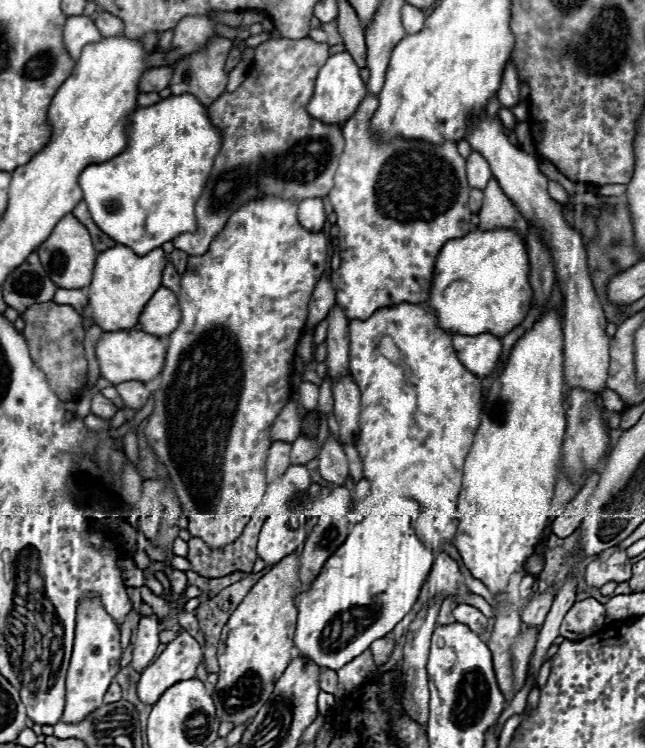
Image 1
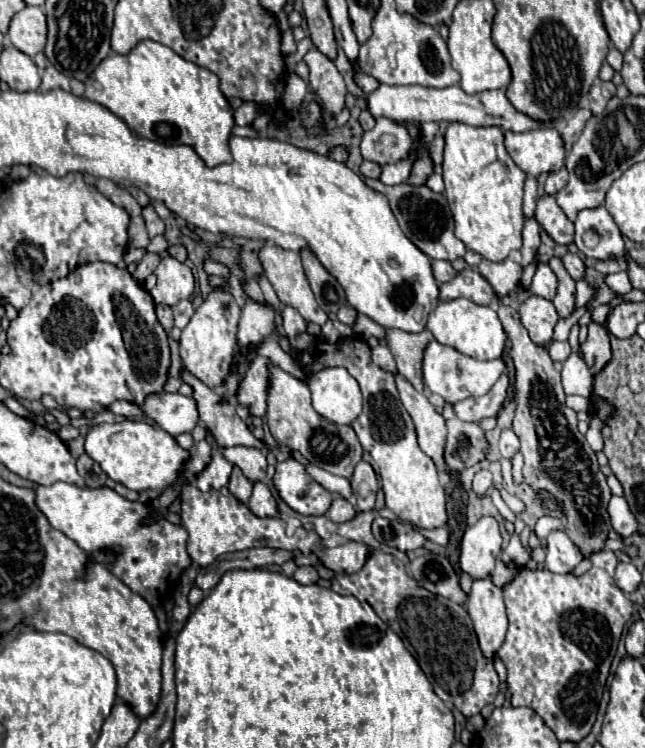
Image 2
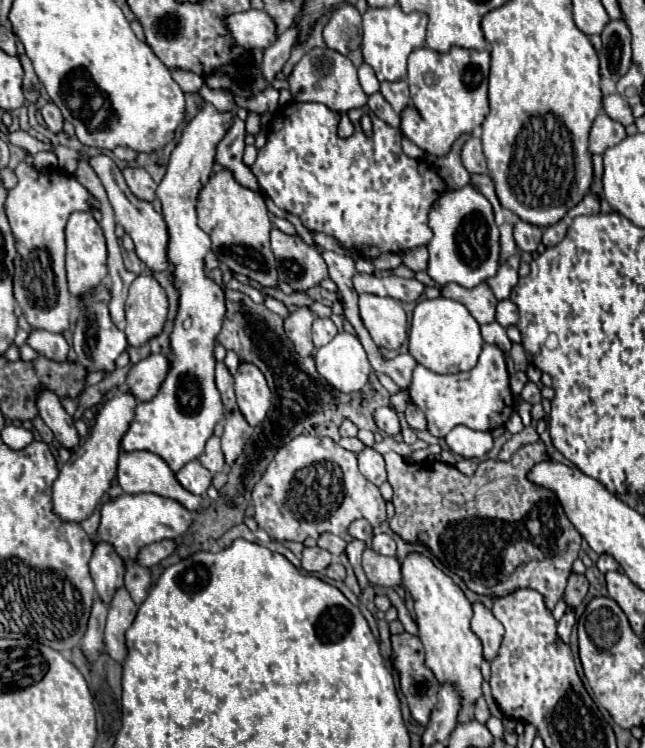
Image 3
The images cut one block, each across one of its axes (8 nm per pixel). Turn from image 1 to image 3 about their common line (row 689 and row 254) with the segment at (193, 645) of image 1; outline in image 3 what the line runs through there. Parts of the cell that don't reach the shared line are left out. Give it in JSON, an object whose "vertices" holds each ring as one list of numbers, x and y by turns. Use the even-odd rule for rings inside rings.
{"vertices":[[94,156,90,158,90,166,94,168,94,172,98,174,98,178,102,180,102,186,106,188,106,194,108,194,108,200,114,208,114,216,116,216,116,222,124,226,126,234,134,240,136,244,136,254,138,258,152,270,152,272,172,272,172,264,168,260,168,230,166,230,166,224,164,224,164,218,162,214,158,214,152,204,148,202,142,202,138,200,126,180,122,178,122,172,118,170,118,166,108,158,108,156]]}

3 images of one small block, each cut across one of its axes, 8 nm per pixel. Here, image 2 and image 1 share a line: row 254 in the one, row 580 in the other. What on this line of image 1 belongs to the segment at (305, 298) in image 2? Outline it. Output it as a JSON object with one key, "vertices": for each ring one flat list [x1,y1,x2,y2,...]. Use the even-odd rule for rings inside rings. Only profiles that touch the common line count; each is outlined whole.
{"vertices":[[292,552,278,564,274,564,274,568,254,584,248,596,232,612,218,644,220,672,214,692,214,704,216,714,222,722,230,720,240,726,248,718,252,718,264,706,264,702,272,694,276,680,290,664,298,614,294,598,298,592,298,552]]}

